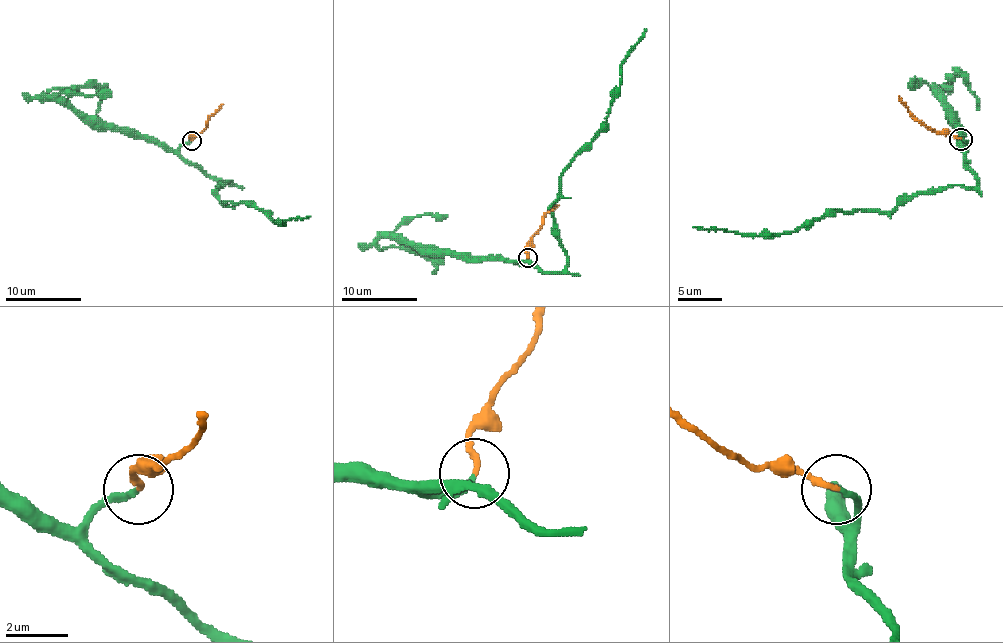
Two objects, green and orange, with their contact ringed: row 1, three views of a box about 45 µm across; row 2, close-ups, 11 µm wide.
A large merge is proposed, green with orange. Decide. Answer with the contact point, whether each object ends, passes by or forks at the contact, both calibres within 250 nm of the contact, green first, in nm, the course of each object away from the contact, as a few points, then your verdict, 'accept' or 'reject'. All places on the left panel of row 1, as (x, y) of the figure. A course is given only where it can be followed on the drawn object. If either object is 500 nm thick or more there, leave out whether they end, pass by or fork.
place (191, 141); green ends; orange ends; calibres 160 and 190 nm; course green (191, 140), (179, 153), (208, 174), (230, 180), (217, 189), (223, 203), (251, 203), (283, 224), (310, 216); course orange (191, 140), (223, 104); accept

